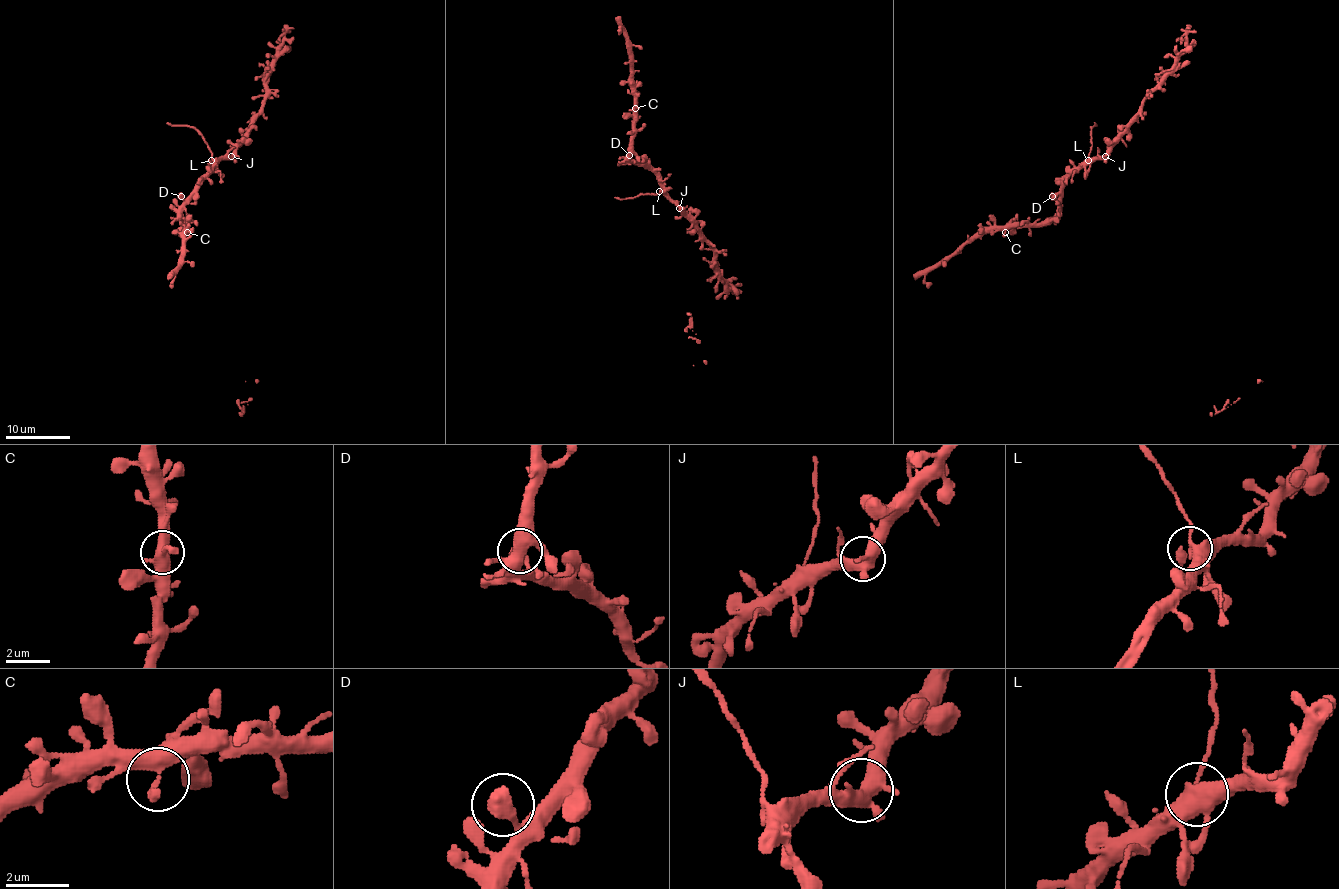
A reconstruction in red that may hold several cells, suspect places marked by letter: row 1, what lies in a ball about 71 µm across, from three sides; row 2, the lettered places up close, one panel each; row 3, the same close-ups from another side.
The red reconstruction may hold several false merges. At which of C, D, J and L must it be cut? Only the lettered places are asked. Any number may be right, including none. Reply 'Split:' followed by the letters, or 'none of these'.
Split: L

